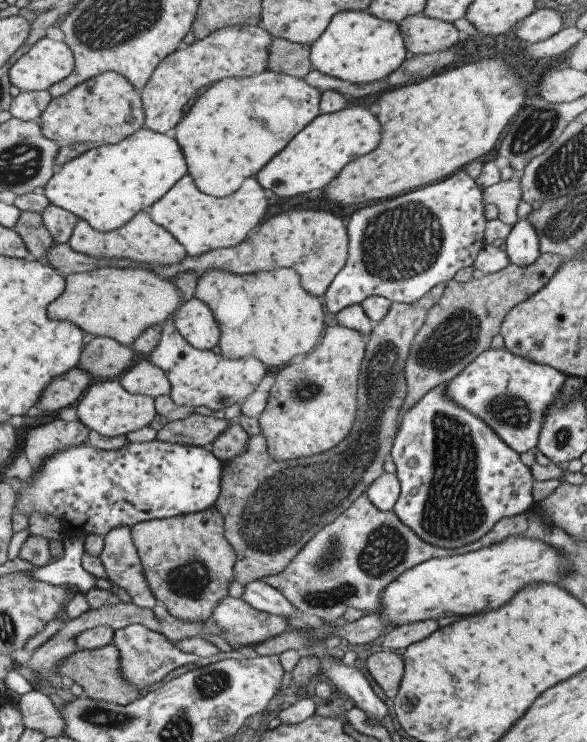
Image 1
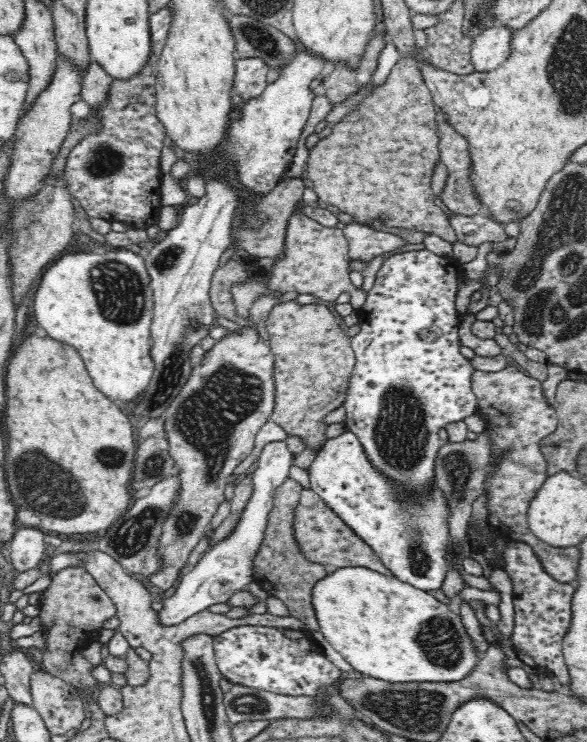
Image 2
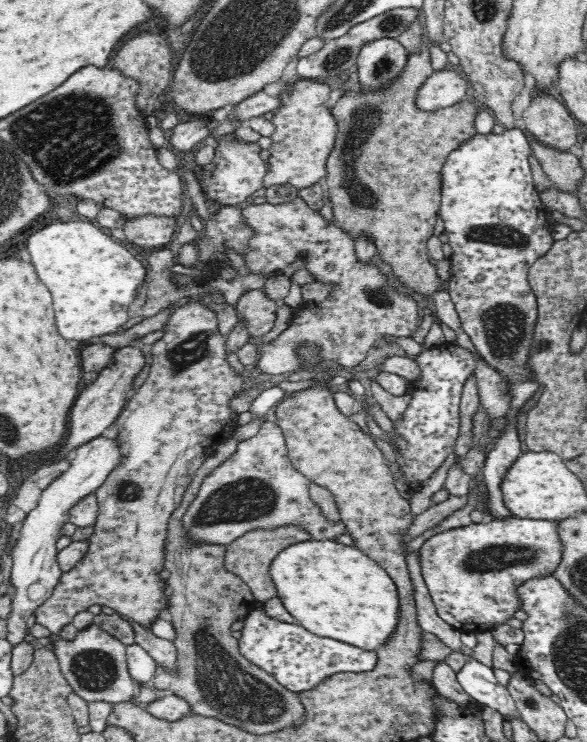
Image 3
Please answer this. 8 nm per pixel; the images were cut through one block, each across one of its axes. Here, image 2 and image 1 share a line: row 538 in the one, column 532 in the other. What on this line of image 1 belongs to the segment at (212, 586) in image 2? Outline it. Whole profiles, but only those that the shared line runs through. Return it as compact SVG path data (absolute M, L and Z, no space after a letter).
M526 218L514 222L504 242L508 261L518 267L531 264L540 255L537 233Z

